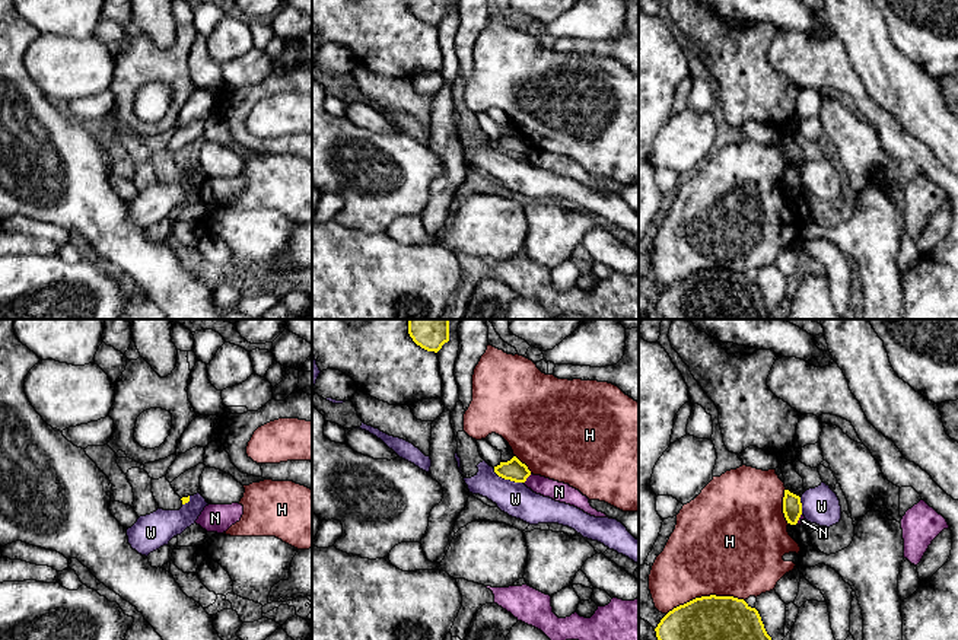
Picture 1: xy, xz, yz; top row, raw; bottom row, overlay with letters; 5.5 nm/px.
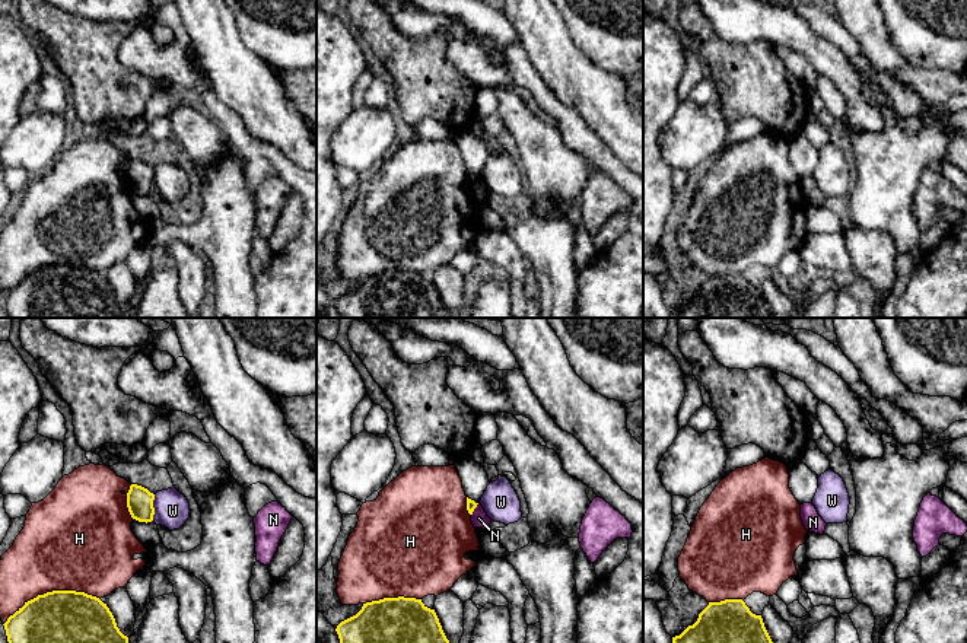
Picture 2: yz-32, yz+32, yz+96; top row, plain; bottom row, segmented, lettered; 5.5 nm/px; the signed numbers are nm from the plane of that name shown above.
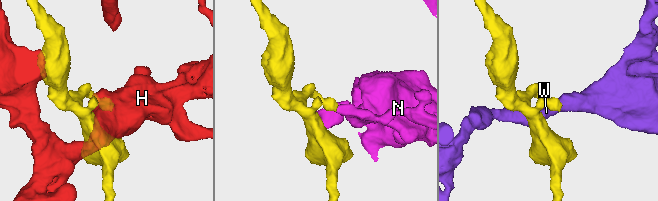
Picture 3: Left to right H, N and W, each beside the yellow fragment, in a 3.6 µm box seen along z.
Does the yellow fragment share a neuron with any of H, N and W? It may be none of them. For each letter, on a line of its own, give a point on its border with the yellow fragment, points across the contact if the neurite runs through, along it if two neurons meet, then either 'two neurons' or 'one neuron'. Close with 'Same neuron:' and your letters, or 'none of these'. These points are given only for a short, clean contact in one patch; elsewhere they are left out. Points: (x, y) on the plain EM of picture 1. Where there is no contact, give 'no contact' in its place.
H: contact yz (705, 270); two neurons
N: contact xz (527, 150); border xz (531, 147), (524, 156); two neurons
W: contact xz (508, 152); border xz (493, 142), (499, 149), (522, 156); two neurons
Same neuron: none of these

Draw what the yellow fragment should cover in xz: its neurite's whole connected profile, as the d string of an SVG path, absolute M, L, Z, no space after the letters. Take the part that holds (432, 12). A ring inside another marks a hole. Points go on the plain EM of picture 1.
M408 0L408 7L417 19L435 26L449 15L449 0Z

